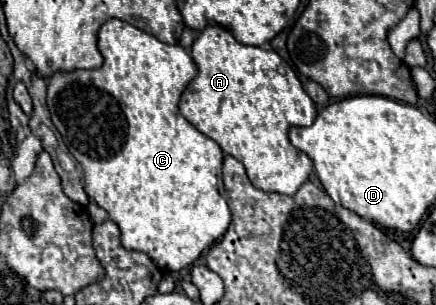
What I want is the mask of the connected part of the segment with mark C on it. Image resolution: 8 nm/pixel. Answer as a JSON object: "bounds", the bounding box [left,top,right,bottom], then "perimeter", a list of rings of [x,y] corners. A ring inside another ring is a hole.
{"bounds":[48,19,230,271],"perimeter":[[[110,19],[106,21],[100,31],[98,31],[98,49],[104,57],[104,65],[100,69],[92,69],[92,71],[72,71],[72,73],[56,73],[50,77],[48,81],[48,109],[52,115],[52,123],[56,125],[56,129],[60,131],[68,151],[76,157],[76,161],[82,165],[84,169],[84,191],[86,195],[98,203],[98,207],[102,207],[108,217],[120,227],[122,233],[122,247],[132,249],[132,251],[142,251],[146,253],[160,269],[164,271],[180,271],[184,267],[188,267],[192,261],[196,261],[200,257],[200,253],[210,247],[216,239],[220,239],[228,225],[230,225],[230,209],[226,203],[226,191],[222,185],[222,149],[220,145],[206,137],[204,133],[200,133],[194,125],[190,125],[180,113],[178,113],[178,101],[180,95],[184,91],[184,87],[196,77],[198,69],[196,63],[192,61],[192,57],[180,47],[180,45],[166,45],[162,41],[158,41],[154,35],[126,23],[120,19]]]}

